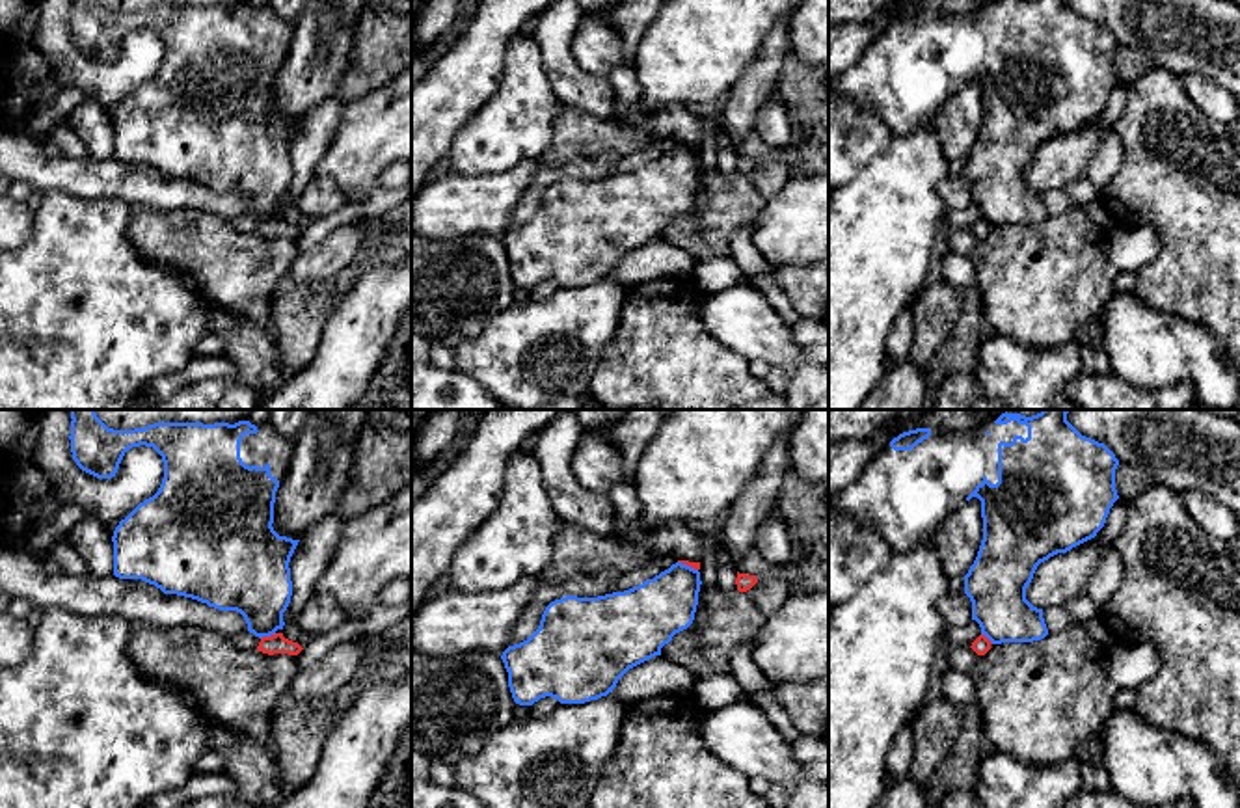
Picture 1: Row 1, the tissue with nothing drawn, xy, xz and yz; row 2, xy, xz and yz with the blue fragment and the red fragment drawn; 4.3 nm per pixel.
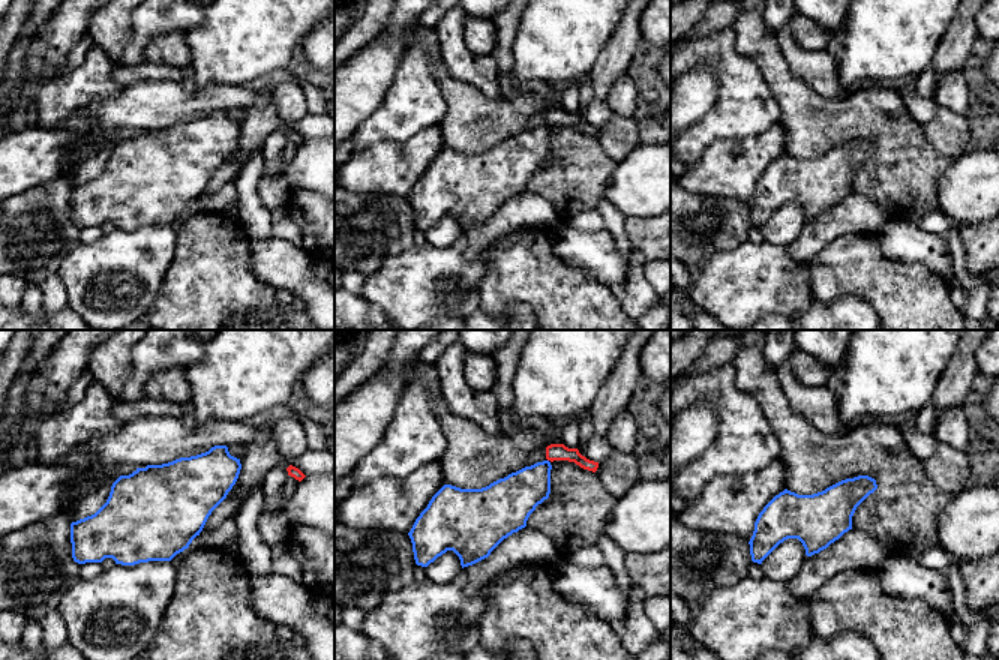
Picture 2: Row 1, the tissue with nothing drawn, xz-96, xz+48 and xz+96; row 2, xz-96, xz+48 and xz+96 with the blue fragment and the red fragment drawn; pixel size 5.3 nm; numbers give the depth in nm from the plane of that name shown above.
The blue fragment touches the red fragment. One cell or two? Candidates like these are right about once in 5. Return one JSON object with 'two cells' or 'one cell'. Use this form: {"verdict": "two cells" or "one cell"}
{"verdict": "two cells"}

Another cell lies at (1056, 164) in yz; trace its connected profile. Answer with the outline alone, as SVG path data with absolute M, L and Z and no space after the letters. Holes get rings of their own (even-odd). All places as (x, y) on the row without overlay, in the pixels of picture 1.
M1087 125L1080 132L1058 136L1041 145L1026 171L1026 182L1037 192L1067 190L1084 177L1087 164L1097 153L1104 125Z

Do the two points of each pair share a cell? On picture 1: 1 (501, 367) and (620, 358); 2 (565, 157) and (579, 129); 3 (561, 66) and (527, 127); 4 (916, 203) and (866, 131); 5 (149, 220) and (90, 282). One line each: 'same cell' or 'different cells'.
1: different cells
2: same cell
3: different cells
4: different cells
5: different cells

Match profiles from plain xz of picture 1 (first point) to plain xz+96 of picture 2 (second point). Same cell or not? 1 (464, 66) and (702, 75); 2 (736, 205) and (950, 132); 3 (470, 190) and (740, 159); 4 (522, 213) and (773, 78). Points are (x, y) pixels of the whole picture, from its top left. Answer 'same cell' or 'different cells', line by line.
1: same cell
2: different cells
3: same cell
4: same cell

